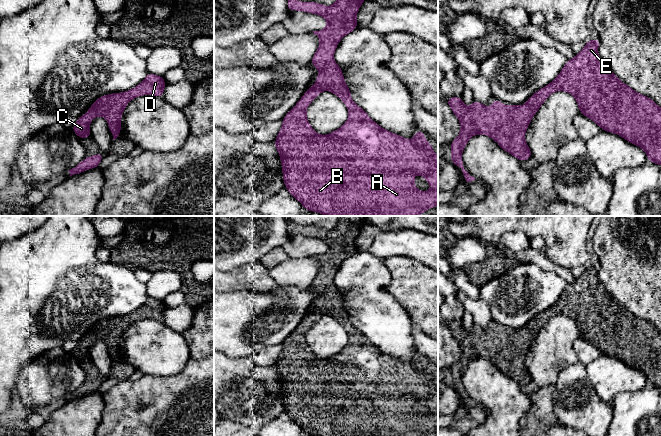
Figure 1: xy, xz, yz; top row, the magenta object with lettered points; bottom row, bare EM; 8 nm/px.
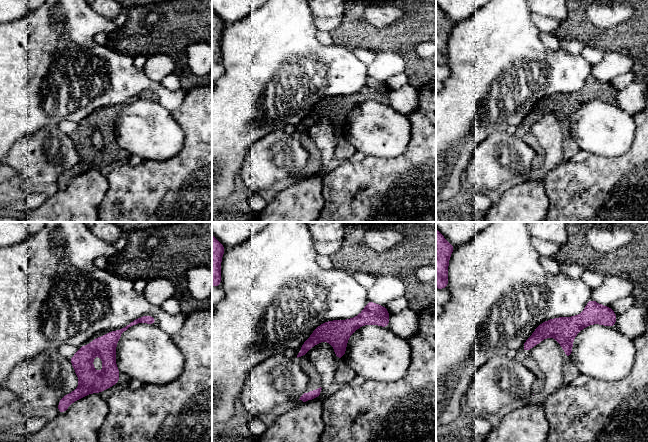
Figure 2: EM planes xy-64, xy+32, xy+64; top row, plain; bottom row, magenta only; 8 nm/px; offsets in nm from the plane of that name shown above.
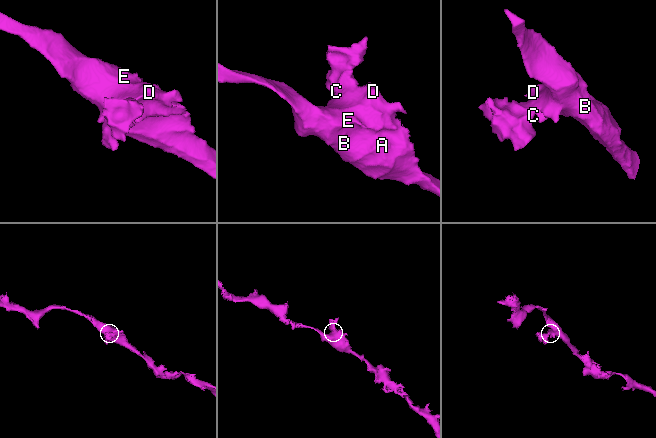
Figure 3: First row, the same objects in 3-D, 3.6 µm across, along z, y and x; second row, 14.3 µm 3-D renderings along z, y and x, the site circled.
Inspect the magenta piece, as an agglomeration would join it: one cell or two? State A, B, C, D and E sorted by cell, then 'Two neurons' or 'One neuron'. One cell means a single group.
Groups: A B C D E. One neuron

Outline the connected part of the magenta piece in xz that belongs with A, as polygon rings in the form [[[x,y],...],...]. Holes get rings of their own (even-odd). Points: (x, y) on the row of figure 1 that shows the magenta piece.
[[[287,0],[287,9],[290,10],[304,11],[307,13],[316,14],[324,17],[327,20],[327,27],[320,31],[313,31],[315,35],[320,38],[320,44],[314,56],[311,59],[311,63],[316,67],[318,72],[317,81],[308,88],[303,94],[301,99],[296,105],[285,115],[282,119],[282,128],[279,131],[276,140],[274,141],[275,147],[280,154],[280,161],[282,164],[282,173],[285,188],[290,192],[291,196],[298,200],[305,210],[321,213],[325,216],[419,216],[421,213],[425,213],[428,208],[435,208],[438,205],[438,156],[434,154],[434,149],[430,146],[431,142],[424,139],[425,133],[417,129],[413,140],[408,140],[400,135],[394,134],[388,130],[380,127],[375,121],[373,121],[368,114],[359,107],[351,98],[351,92],[344,81],[344,76],[341,67],[333,60],[337,44],[340,40],[350,32],[353,32],[359,25],[356,21],[356,15],[362,3],[365,0],[337,0],[333,5],[327,7],[316,2],[301,2],[298,0]],[[324,90],[328,90],[338,96],[342,102],[347,106],[349,111],[349,117],[347,121],[337,130],[331,132],[328,135],[319,135],[309,124],[306,116],[306,109],[310,103]],[[421,174],[424,179],[431,185],[431,191],[420,192],[414,183],[414,175]]]

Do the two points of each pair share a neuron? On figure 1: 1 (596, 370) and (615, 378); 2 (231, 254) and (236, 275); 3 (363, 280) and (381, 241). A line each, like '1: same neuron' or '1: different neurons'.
1: same neuron
2: different neurons
3: different neurons

